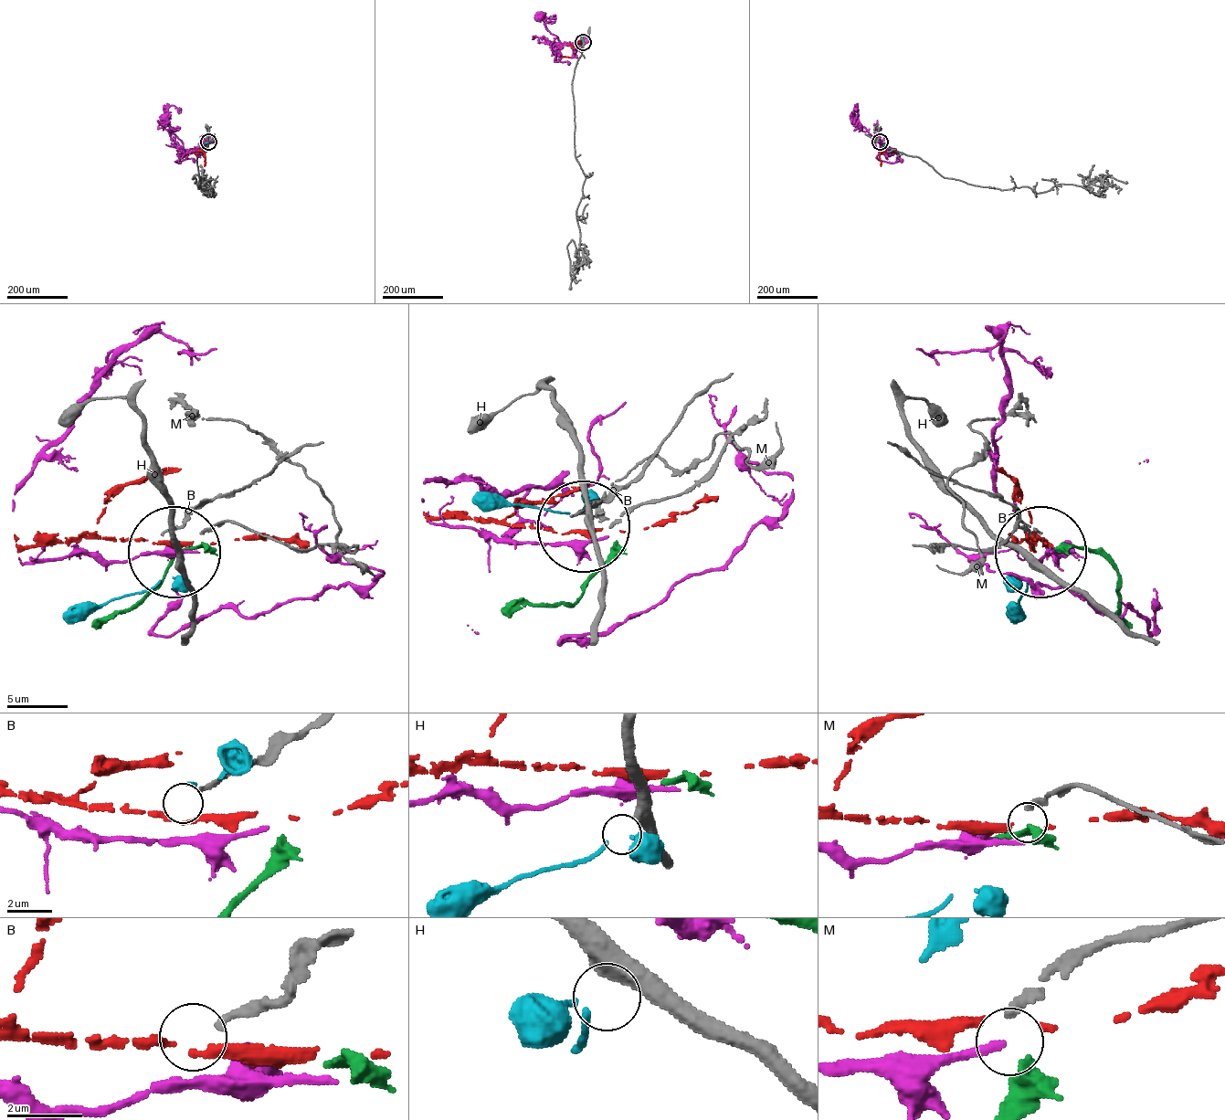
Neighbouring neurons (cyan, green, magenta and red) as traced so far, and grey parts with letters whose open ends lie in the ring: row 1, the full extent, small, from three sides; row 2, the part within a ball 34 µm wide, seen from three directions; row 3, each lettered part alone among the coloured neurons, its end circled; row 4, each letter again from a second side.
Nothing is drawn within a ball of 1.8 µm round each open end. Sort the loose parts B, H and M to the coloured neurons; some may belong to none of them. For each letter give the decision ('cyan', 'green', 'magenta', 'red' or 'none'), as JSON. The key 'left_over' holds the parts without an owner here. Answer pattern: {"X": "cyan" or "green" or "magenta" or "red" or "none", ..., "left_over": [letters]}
{"B": "none", "H": "cyan", "M": "green", "left_over": ["B"]}

